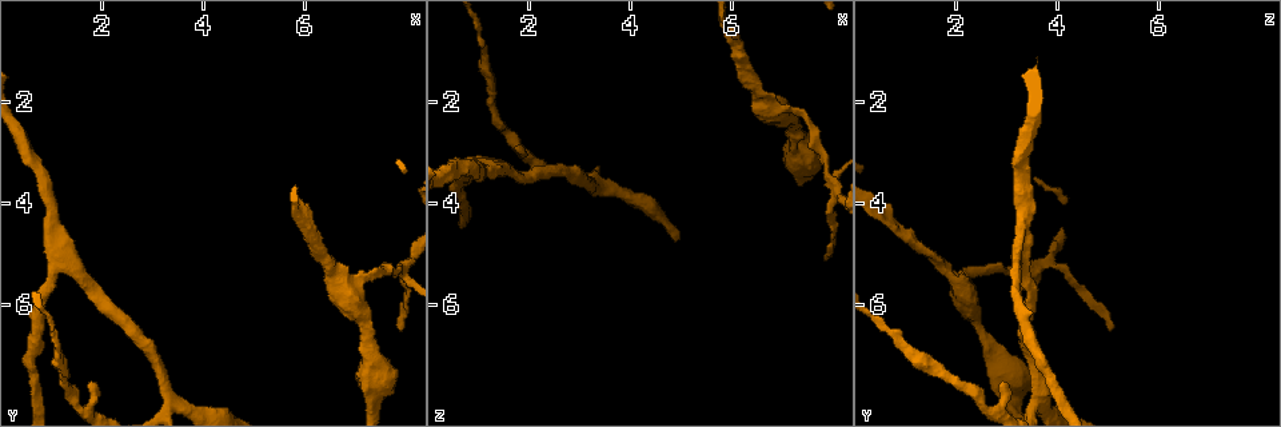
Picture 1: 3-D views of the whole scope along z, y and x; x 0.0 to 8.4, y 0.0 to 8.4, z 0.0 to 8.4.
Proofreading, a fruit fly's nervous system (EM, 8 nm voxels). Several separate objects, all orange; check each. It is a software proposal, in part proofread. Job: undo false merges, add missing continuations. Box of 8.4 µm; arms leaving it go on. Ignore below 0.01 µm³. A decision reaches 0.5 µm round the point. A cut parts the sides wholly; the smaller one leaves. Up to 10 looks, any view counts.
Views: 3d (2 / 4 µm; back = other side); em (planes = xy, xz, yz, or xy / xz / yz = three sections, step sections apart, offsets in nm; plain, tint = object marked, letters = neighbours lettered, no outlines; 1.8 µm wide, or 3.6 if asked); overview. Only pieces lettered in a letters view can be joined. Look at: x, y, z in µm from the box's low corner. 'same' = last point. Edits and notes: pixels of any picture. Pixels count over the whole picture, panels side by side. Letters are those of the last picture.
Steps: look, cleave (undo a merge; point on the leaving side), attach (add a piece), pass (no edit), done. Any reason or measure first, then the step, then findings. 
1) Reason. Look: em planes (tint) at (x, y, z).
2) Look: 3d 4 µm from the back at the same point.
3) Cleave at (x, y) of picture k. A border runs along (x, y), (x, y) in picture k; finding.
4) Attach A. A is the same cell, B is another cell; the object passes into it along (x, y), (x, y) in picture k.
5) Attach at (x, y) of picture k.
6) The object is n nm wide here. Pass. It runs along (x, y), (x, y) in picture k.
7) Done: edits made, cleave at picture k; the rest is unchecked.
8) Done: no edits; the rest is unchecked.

An open end. Look: 3d 4 µm from the back at (1.70, 7.60, 2.95).

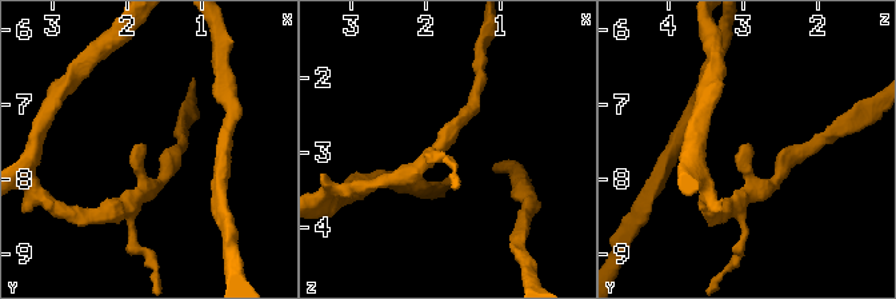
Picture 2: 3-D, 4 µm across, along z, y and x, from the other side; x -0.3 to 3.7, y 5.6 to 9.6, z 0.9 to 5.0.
Look: em xz step 8 (tint) at (1.70, 7.55, 2.85).

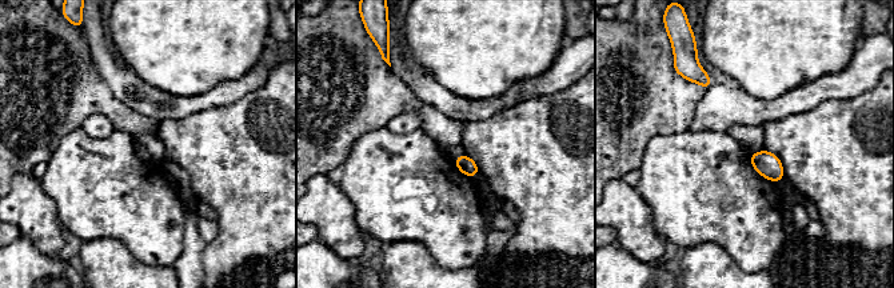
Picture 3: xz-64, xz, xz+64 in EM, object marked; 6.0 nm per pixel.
Look: em xz step 8 (letters) at the same point.

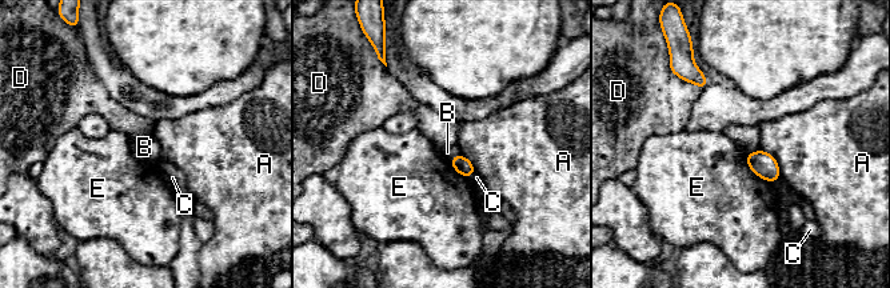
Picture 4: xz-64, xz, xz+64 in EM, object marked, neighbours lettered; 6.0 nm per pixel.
Pass. A, B, C, D and E are other cells; no lettered piece goes on from it.

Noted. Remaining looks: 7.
Abrupt turn. Look: 3d 2 µm at (1.45, 5.25, 3.30).

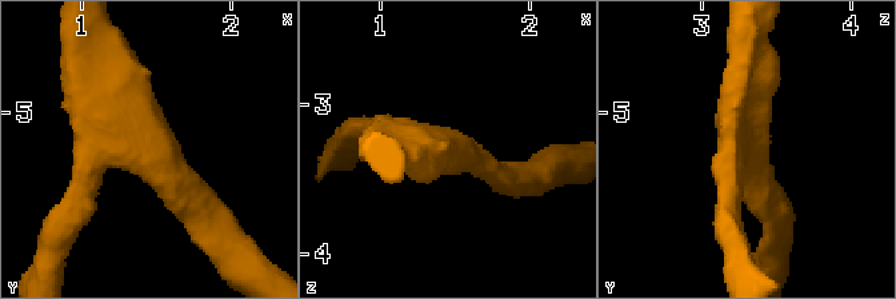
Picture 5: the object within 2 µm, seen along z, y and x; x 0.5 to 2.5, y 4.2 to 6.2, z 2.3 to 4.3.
Now the EM. Look: em yz step 8 (tint) at (1.50, 5.24, 3.30).

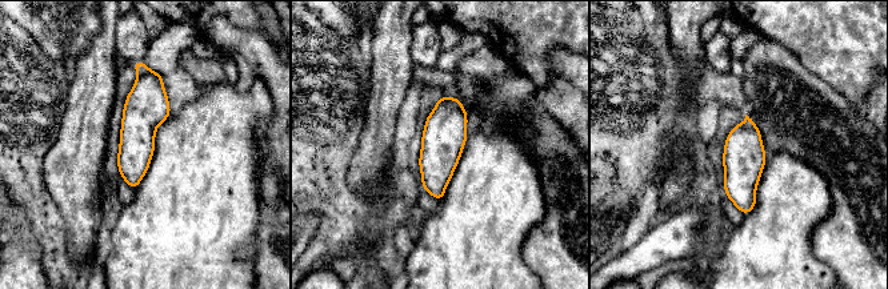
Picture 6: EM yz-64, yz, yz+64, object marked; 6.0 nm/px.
See the neighbours. Look: em yz step 8 (letters) at the same point.

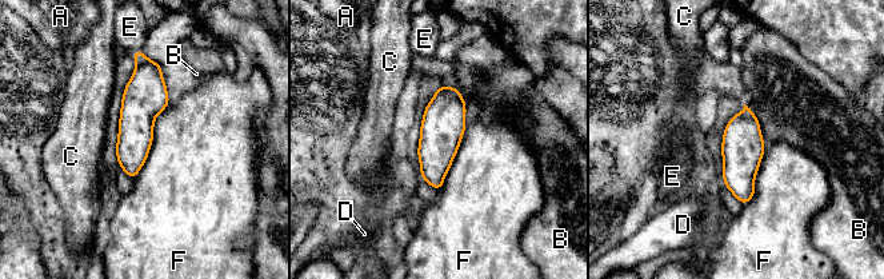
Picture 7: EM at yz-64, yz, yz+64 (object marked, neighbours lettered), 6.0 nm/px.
The longest contact is with F, 500 nm. Pass. A, B, C, D, E and F are other cells; one neuron here.

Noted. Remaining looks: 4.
Calibre changes. Look: 3d 4 µm at (7.35, 7.20, 2.80).

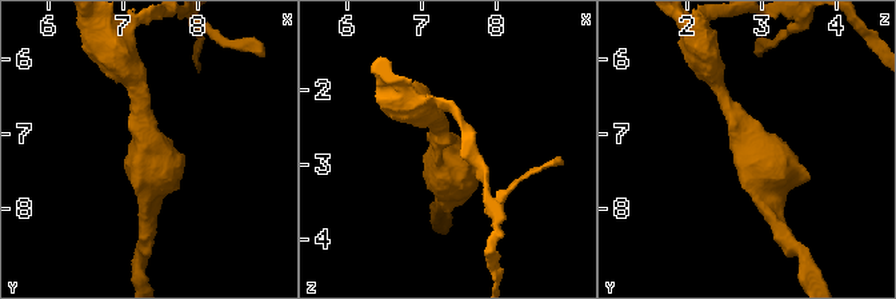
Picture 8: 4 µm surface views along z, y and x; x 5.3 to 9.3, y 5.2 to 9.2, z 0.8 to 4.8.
Look: em 3.6 µm planes (letters) at (7.30, 7.20, 2.85).

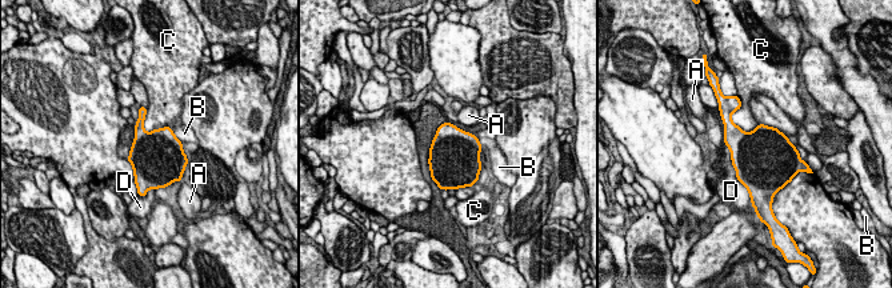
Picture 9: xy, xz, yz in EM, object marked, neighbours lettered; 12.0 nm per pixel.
Pass. A, B, C and D are other cells; a border runs along (146, 108), (147, 131), (170, 127) in picture 9; continuous, no second neuron.

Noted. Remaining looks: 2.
Three-way junction. Look: em xz step 4 (tint) at (6.80, 5.70, 2.15).

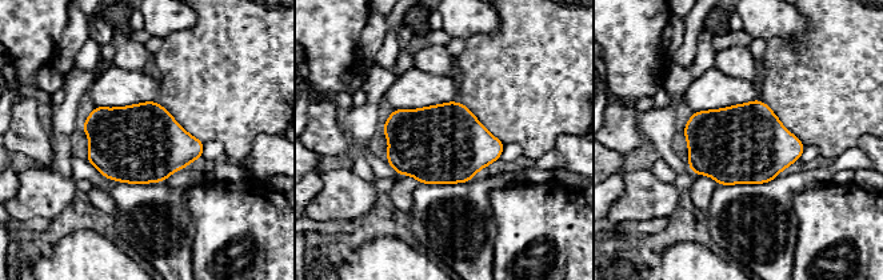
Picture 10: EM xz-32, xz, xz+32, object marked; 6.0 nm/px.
Cut it another way. Look: em planes (letters) at the same point.

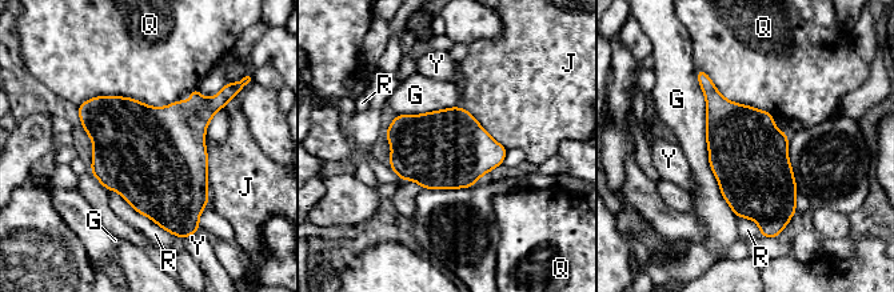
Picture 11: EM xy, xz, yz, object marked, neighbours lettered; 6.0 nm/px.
Pass. G, J, Q, R and Y are other cells; a border runs along (204, 138), (207, 148), (208, 204) in picture 11; one neuron here.

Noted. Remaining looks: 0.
Done: no edits; the rest is unchecked.

